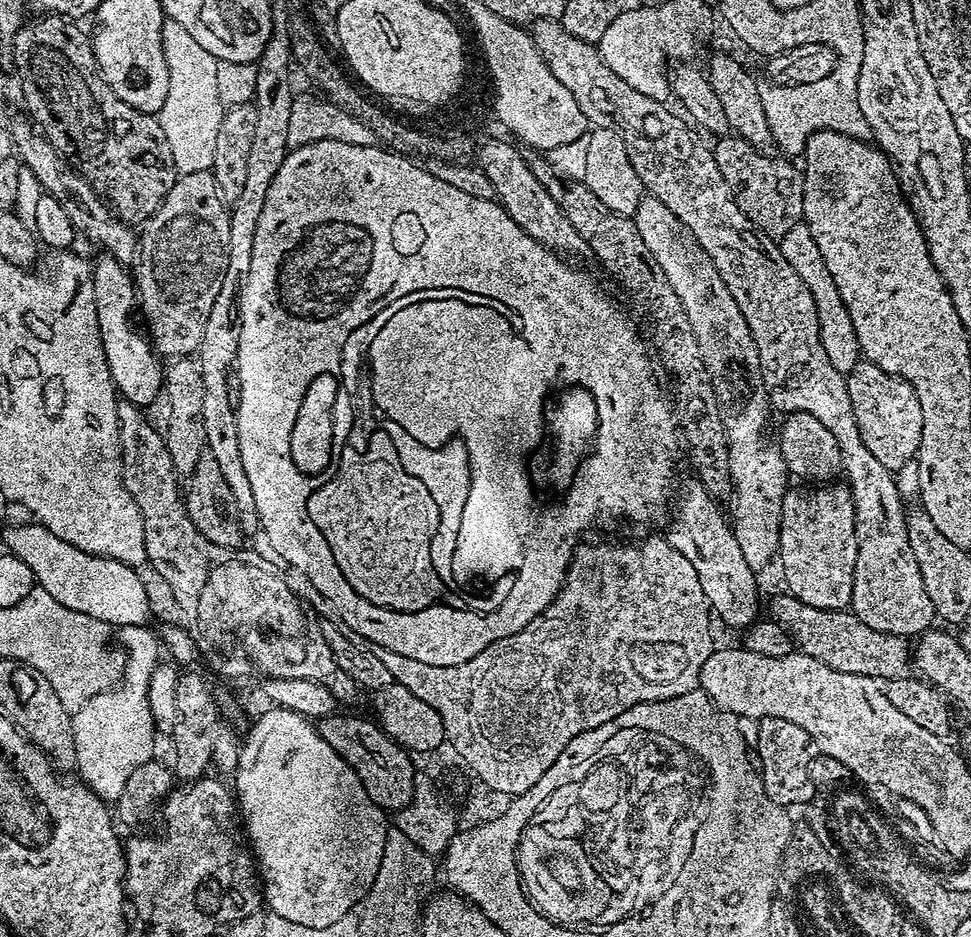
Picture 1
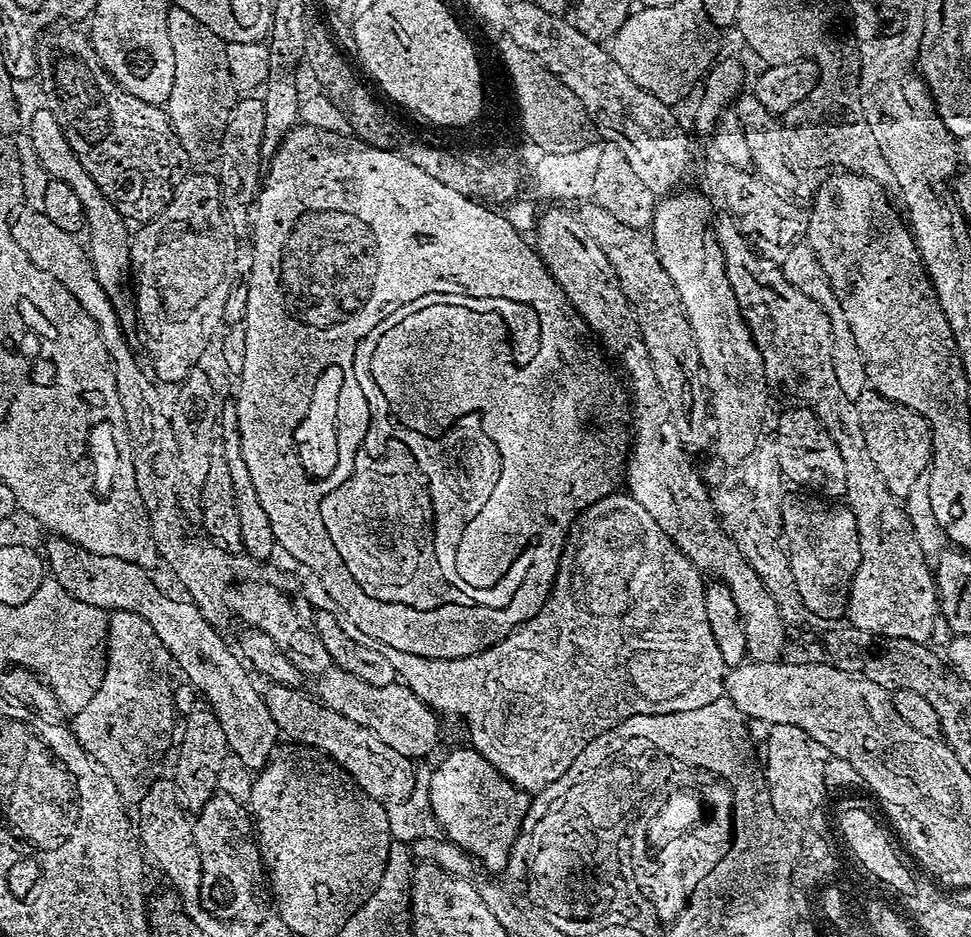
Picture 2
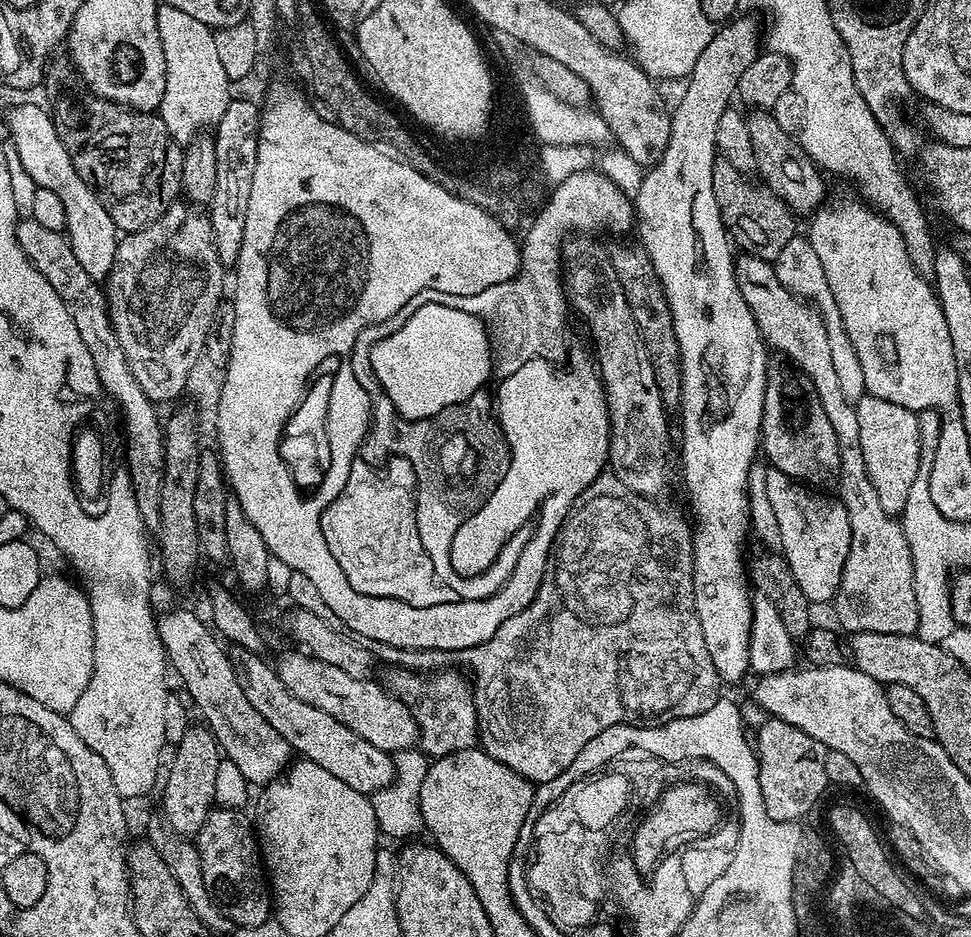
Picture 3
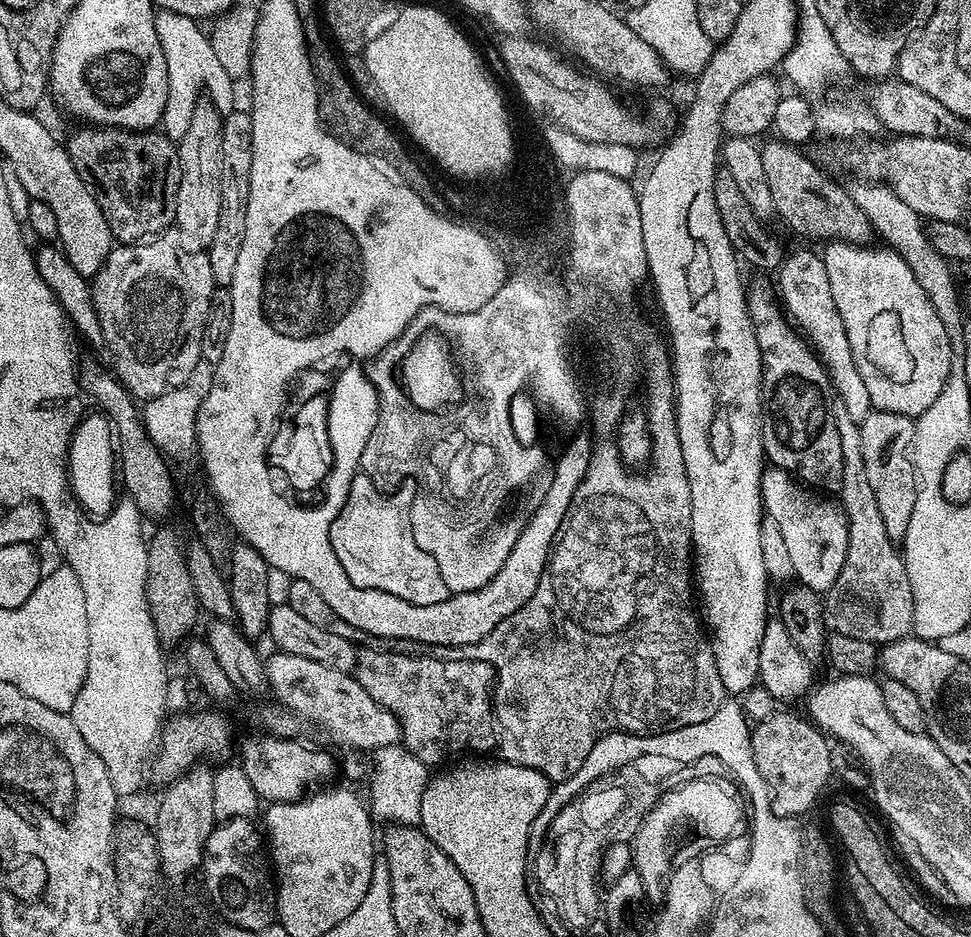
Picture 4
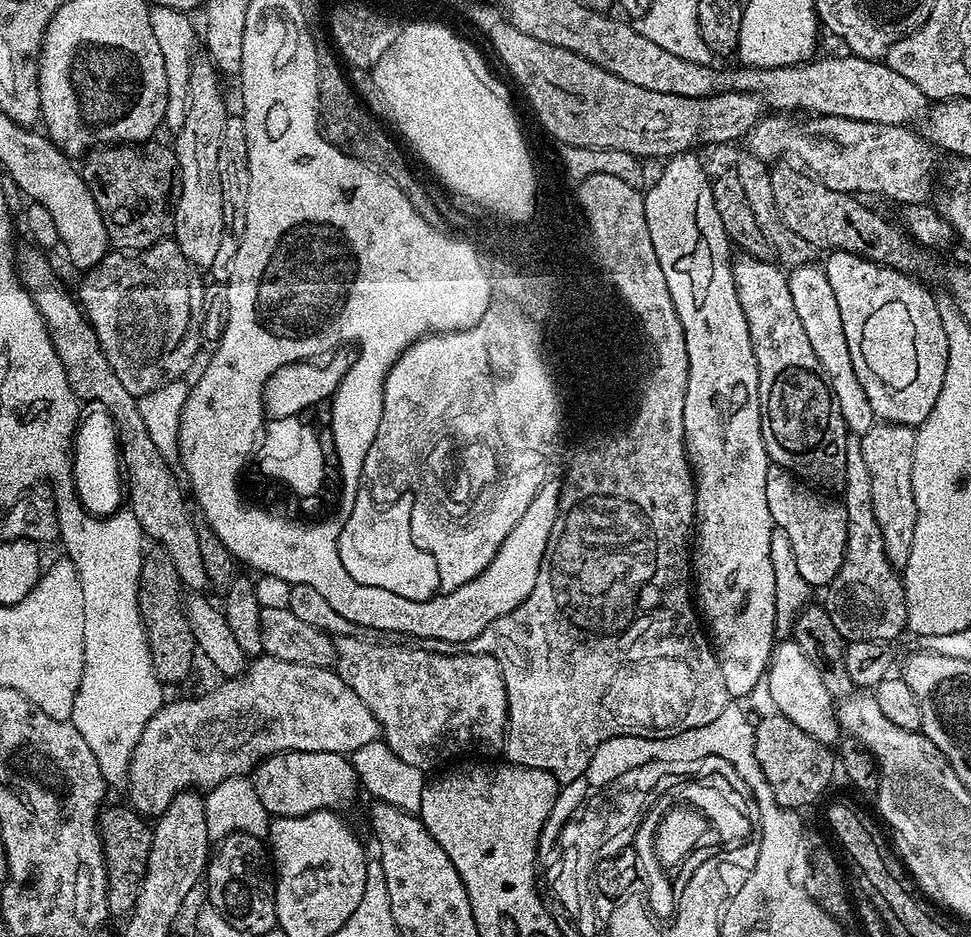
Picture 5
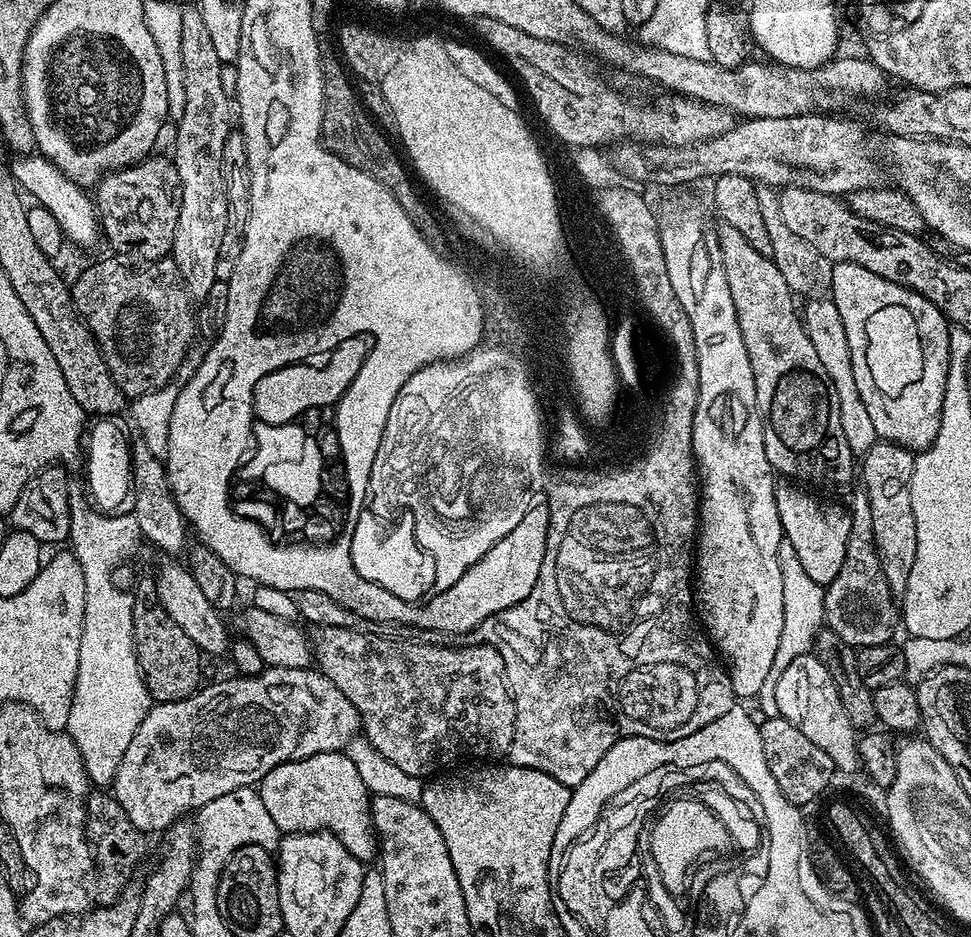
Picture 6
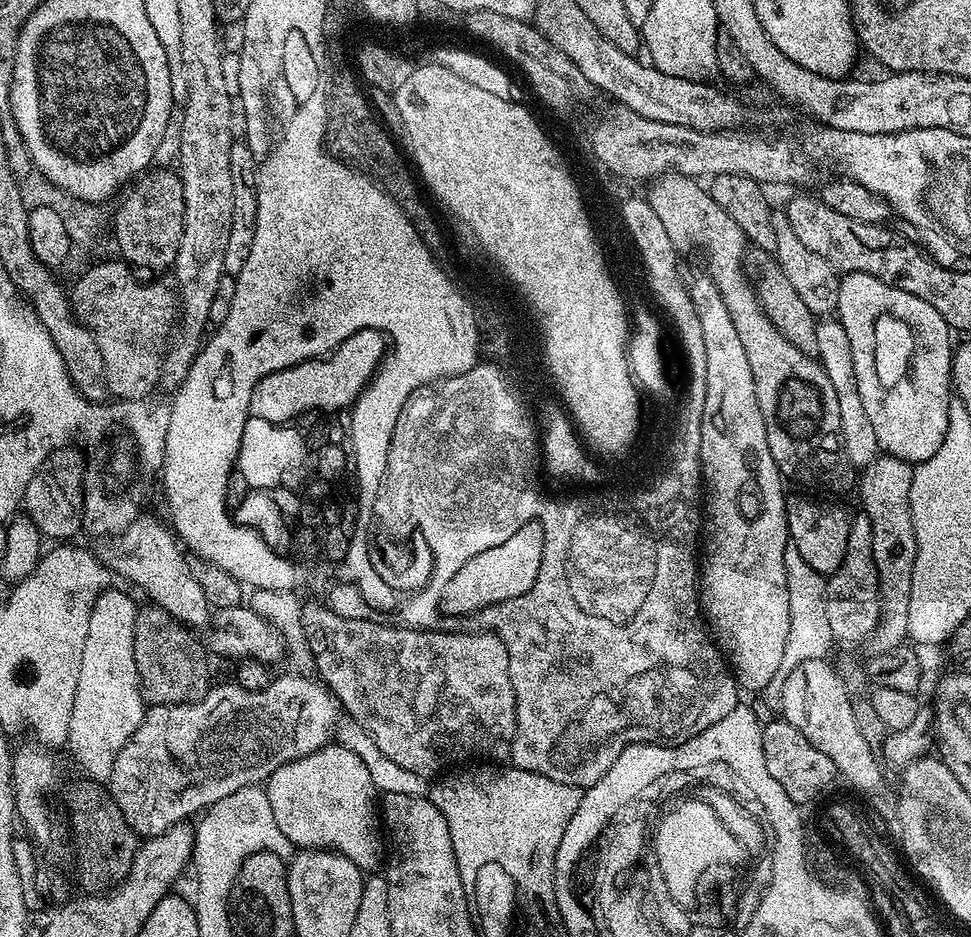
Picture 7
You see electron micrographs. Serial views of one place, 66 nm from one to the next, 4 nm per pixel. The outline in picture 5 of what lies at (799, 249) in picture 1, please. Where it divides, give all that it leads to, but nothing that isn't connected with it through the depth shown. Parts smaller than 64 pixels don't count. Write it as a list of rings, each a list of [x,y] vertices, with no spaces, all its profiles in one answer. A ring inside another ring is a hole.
[[[816,262],[793,267],[787,277],[794,310],[798,310],[798,318],[806,329],[806,338],[810,338],[810,347],[814,349],[818,362],[822,362],[822,370],[826,370],[832,395],[836,397],[838,410],[842,410],[844,425],[853,437],[862,437],[877,423],[877,418],[874,410],[870,410],[870,402],[866,398],[866,390],[862,390],[862,382],[858,382],[858,374],[854,374],[854,361],[850,359],[850,346],[846,346],[842,314],[838,314],[834,290],[830,290],[824,269]]]

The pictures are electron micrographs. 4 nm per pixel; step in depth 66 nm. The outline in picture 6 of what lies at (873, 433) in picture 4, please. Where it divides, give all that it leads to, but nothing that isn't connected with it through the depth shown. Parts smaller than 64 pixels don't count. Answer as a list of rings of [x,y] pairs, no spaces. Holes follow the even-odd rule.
[[[878,442],[862,457],[864,464],[863,491],[868,494],[870,502],[870,518],[874,518],[874,542],[878,550],[878,558],[882,562],[882,574],[886,574],[886,582],[892,595],[903,597],[910,570],[914,570],[914,554],[918,554],[918,530],[914,526],[914,506],[910,506],[910,474],[912,473],[913,453],[900,444]]]

